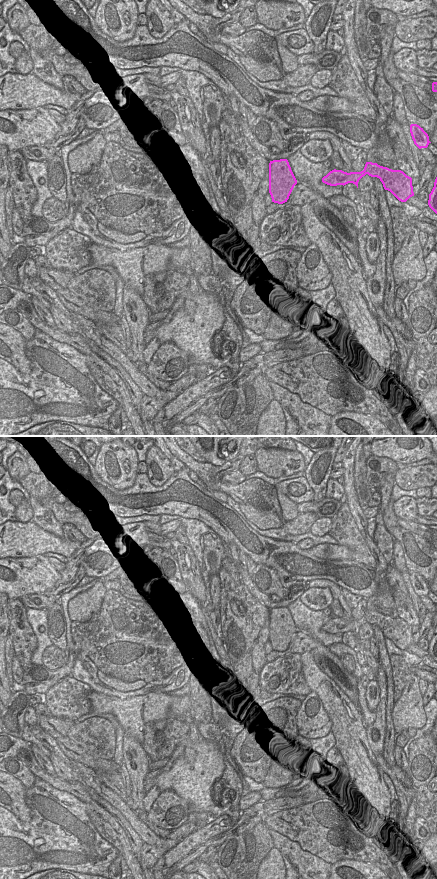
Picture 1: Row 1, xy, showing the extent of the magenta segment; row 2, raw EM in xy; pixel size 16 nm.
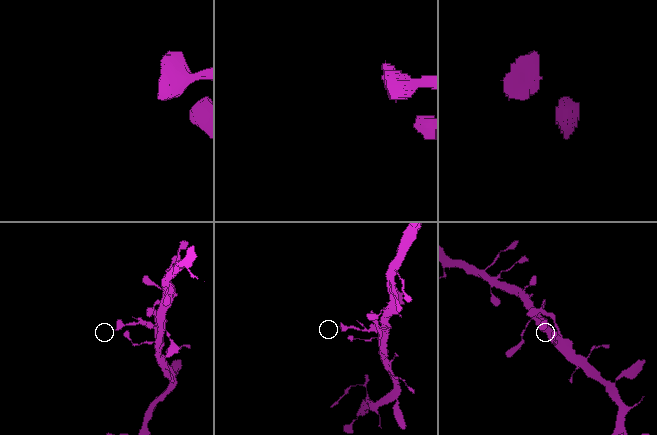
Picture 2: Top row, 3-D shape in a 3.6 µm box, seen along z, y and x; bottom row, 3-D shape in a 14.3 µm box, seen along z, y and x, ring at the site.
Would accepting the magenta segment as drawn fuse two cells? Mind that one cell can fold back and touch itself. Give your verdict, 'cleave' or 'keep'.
keep

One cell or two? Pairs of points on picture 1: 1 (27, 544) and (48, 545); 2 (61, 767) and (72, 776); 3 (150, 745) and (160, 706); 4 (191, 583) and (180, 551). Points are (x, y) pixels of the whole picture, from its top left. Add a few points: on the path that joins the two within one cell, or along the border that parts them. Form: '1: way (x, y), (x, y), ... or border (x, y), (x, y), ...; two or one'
1: way (32, 544), (43, 544); one
2: way (64, 770), (69, 774); one
3: way (148, 735), (148, 718), (150, 716); one
4: way (188, 575), (184, 559); one

